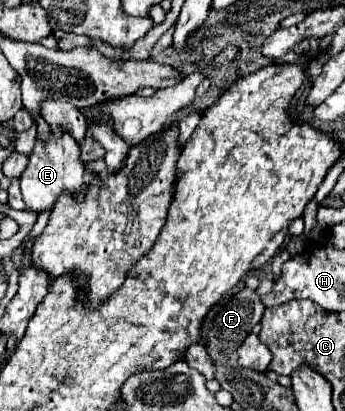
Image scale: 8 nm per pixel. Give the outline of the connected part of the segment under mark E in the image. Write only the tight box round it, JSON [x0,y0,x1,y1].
[20,131,86,213]

